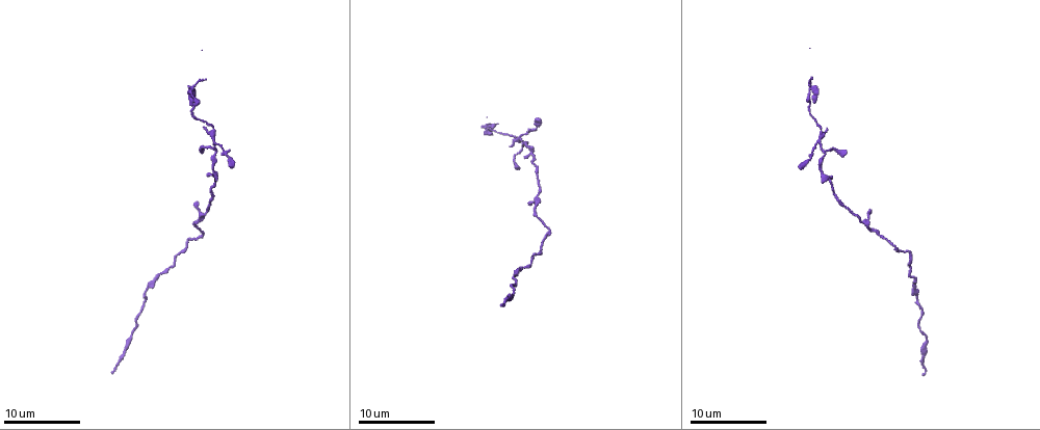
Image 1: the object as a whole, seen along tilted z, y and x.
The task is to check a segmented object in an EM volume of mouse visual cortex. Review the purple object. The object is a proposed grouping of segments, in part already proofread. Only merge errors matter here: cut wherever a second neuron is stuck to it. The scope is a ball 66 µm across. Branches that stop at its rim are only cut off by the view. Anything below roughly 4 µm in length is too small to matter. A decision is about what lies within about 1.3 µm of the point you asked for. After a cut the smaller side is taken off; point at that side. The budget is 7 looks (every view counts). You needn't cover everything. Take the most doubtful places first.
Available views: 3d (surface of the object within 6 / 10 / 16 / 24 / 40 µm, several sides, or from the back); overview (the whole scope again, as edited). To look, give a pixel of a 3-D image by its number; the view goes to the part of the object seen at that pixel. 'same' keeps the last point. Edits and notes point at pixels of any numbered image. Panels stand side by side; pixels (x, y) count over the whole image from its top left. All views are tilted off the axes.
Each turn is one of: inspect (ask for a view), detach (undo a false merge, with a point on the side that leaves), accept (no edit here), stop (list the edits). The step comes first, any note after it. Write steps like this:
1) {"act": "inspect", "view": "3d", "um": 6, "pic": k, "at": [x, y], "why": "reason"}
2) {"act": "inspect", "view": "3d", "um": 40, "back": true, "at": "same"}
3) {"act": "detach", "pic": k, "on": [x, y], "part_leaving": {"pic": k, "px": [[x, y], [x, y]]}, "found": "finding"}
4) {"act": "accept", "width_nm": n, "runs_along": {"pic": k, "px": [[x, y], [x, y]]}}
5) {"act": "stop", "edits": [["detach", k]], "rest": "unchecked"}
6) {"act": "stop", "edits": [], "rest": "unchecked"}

{"act": "inspect", "view": "3d", "um": 10, "pic": 1, "at": [213, 136], "why": "branch point"}

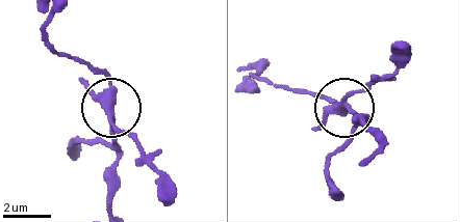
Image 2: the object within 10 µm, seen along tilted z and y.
{"act": "inspect", "view": "3d", "um": 10, "back": true, "pic": 2, "at": [344, 104]}

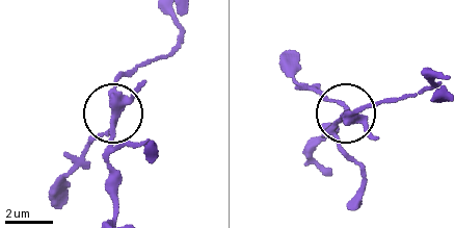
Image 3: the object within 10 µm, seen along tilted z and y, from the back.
{"act": "detach", "pic": 3, "on": [339, 101], "part_leaving": {"pic": 3, "px": [[116, 106], [112, 124], [64, 177], [54, 203]]}, "found": "a second neuron is stuck on"}

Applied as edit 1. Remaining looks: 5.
{"act": "inspect", "view": "3d", "um": 6, "pic": 1, "at": [831, 183], "why": "three-way junction"}

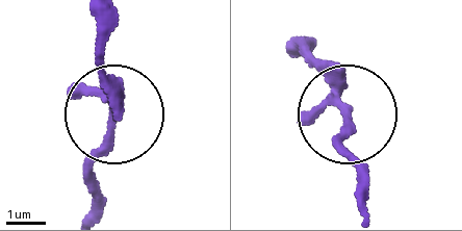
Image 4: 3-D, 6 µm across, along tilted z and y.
{"act": "inspect", "view": "3d", "um": 6, "back": true, "pic": 4, "at": [346, 112], "why": "other side"}

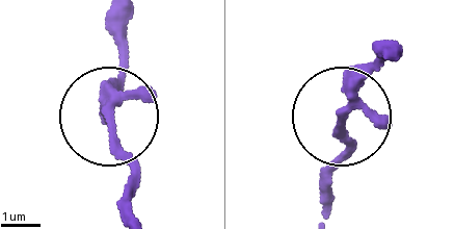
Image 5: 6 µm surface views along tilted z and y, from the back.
{"act": "accept", "runs_along": {"pic": 5, "px": [[127, 212], [132, 178], [105, 104], [124, 57]]}, "found": "continuous, no second neuron"}

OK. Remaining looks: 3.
{"act": "inspect", "view": "3d", "um": 10, "pic": 1, "at": [808, 87], "why": "three arms meet"}

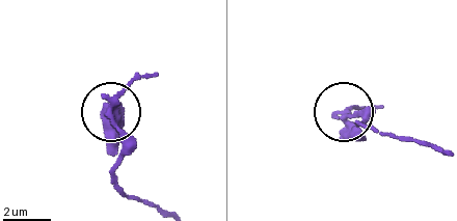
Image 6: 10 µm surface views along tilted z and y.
{"act": "detach", "pic": 6, "on": [107, 141], "found": "two neurons meet here"}

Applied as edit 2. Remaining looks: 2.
{"act": "inspect", "view": "3d", "um": 10, "pic": 1, "at": [523, 269], "why": "sudden change in width"}

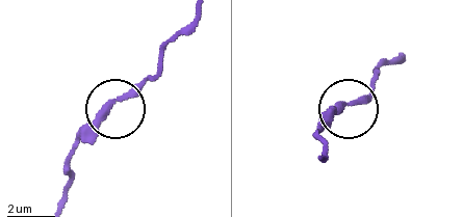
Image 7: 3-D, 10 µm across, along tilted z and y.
{"act": "inspect", "view": "3d", "um": 10, "back": true, "pic": 7, "at": [112, 102]}

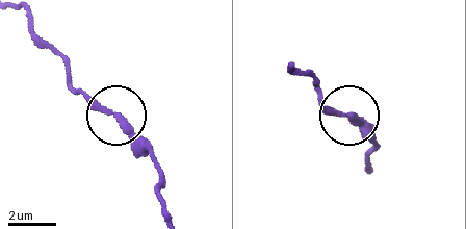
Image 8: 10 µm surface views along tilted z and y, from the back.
{"act": "accept", "runs_along": {"pic": 8, "px": [[28, 17], [69, 81], [112, 110], [153, 159]]}, "found": "all the same neuron"}

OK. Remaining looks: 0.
{"act": "stop", "edits": [["detach", 3], ["detach", 6]], "rest": "unchecked"}

